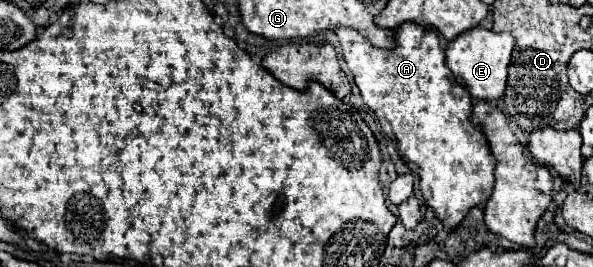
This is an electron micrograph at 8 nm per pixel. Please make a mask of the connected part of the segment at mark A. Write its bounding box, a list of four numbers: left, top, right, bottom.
[336,21,496,227]

